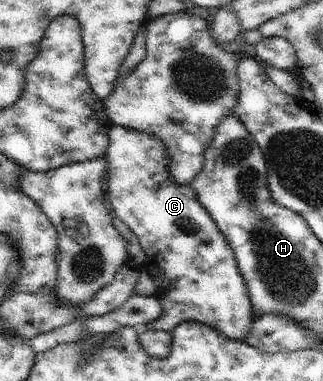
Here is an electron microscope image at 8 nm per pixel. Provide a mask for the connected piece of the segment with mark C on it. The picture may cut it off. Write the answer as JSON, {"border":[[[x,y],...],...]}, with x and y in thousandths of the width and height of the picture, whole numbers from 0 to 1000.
{"border":[[[350,331],[341,344],[341,378],[325,402],[331,475],[331,535],[350,567],[362,567],[406,606],[427,617],[433,646],[452,669],[449,701],[480,745],[477,777],[502,806],[502,829],[477,837],[437,864],[514,869],[539,866],[560,845],[622,845],[663,858],[693,882],[724,892],[749,885],[786,856],[789,827],[762,738],[737,703],[731,669],[703,638],[678,593],[656,577],[635,541],[616,533],[607,501],[591,483],[557,488],[520,446],[526,417],[517,383],[467,352]]]}

